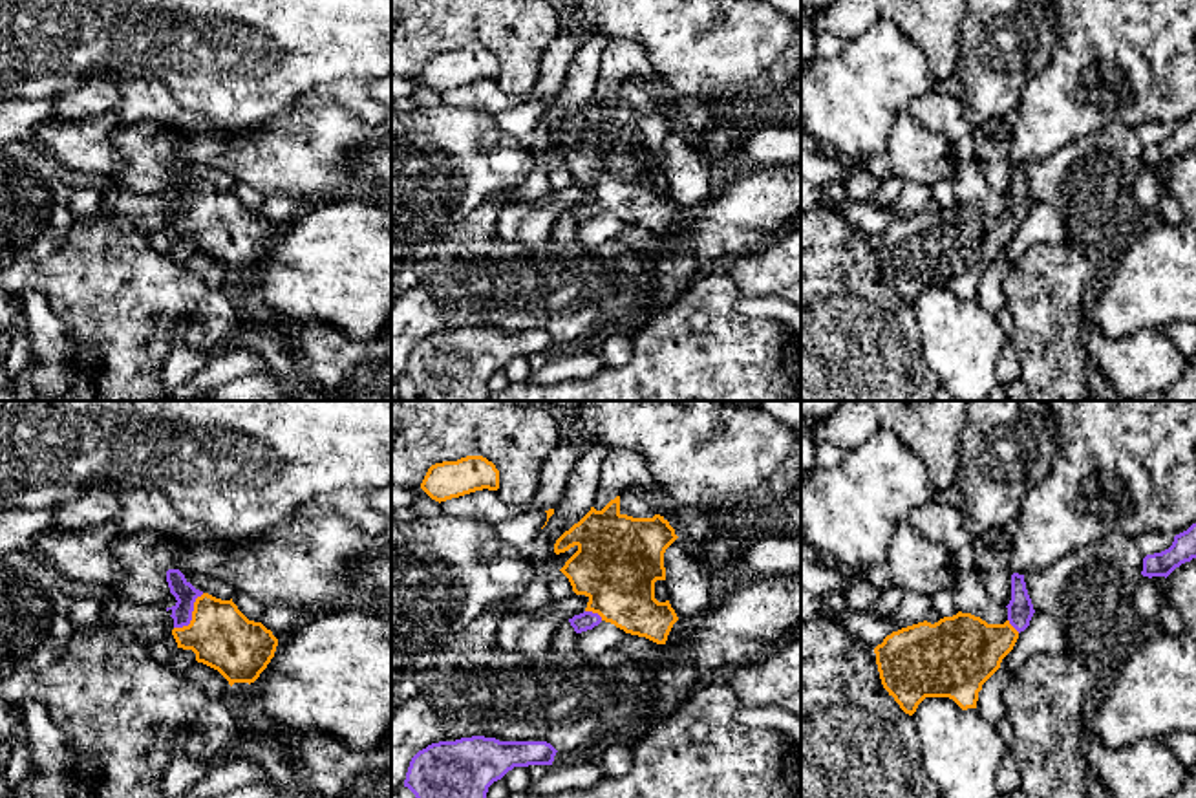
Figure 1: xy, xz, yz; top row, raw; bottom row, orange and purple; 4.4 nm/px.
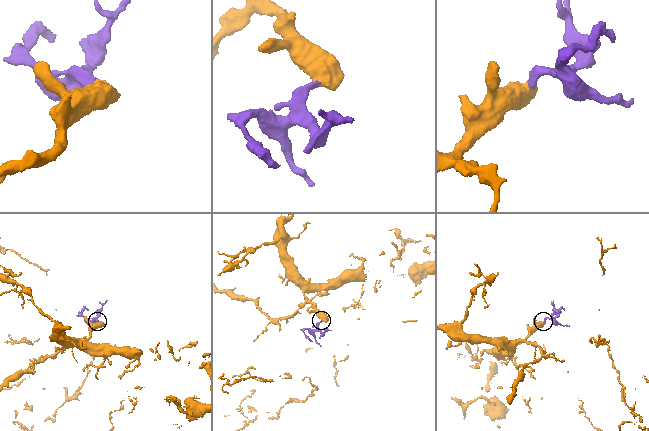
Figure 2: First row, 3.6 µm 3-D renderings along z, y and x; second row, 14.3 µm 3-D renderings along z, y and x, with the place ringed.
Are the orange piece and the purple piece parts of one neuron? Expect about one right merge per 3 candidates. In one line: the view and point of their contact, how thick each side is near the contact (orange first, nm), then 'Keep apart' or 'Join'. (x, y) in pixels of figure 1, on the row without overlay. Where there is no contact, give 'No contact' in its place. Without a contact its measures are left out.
Touches orange at xy (192, 205). Thickness 280 nm (orange) against 100 nm. Join

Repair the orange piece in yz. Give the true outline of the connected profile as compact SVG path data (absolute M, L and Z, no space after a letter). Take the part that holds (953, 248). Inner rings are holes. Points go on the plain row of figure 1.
M1011 165L1011 190L1004 214L988 214L980 207L958 201L931 214L927 210L892 221L874 238L883 278L900 298L913 306L925 287L949 287L962 300L977 298L982 275L1000 258L1013 240L1019 223L1030 216L1035 203L1024 165Z

